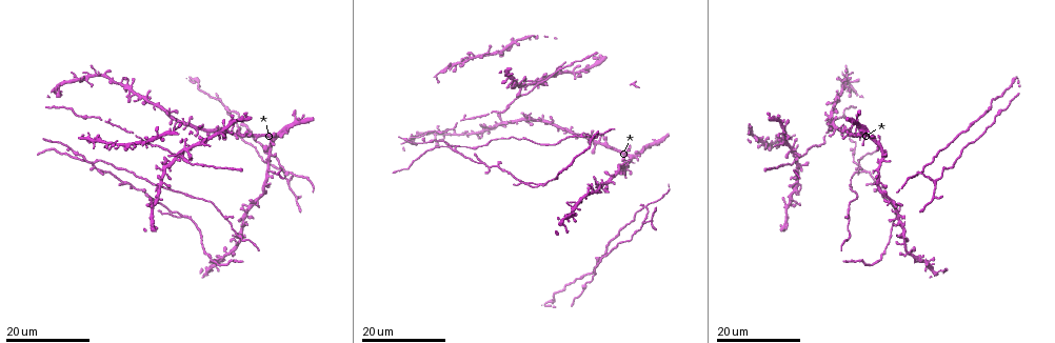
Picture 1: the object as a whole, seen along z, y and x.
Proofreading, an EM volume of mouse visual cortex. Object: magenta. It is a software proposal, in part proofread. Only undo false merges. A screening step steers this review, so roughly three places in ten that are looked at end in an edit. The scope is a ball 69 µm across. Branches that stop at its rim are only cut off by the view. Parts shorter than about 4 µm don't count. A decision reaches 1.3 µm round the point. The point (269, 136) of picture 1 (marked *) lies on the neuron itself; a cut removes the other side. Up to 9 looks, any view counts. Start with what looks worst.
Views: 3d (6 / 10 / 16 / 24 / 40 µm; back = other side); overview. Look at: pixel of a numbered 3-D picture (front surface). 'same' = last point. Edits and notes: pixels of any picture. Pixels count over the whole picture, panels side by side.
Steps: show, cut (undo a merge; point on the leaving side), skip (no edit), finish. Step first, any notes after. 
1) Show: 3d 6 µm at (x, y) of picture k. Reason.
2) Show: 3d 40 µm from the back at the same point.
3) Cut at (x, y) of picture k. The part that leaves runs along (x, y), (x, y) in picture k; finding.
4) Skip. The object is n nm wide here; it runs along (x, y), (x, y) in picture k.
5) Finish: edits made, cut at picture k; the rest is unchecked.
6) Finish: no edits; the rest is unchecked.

Show: 3d 24 µm at (92, 164) of picture 1. Four or more arms meet.

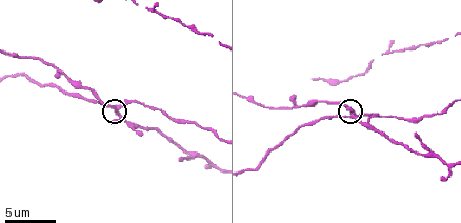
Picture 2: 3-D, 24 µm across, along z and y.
Show: 3d 6 µm at (350, 114) of picture 2.

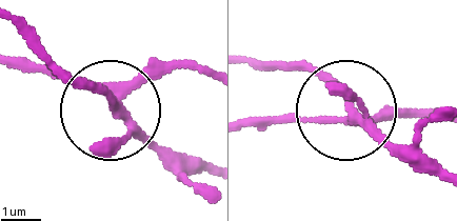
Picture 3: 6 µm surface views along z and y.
Skip. The object is 230 nm wide here; all the same neuron.

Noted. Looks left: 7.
Show: 3d 16 µm at (290, 172) of picture 1. Four or more arms meet.

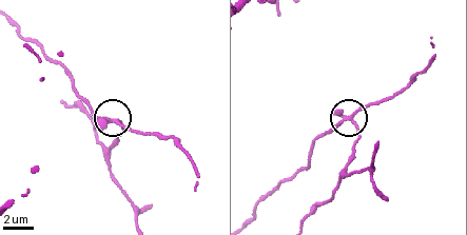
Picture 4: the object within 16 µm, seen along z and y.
Show: 3d 6 µm at (349, 118) of picture 4.

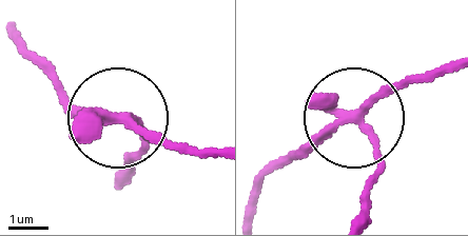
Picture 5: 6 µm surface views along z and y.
Cut at (70, 102) of picture 5. The part that leaves runs along (345, 117), (268, 174), (254, 214) in picture 5; two neurons meet here.

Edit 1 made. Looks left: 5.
Show: 3d 16 µm at (936, 181) of picture 1.

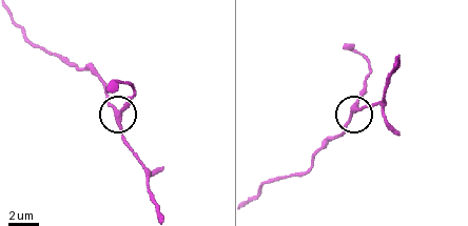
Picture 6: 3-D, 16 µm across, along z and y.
Show: 3d 6 µm at (115, 119) of picture 6.

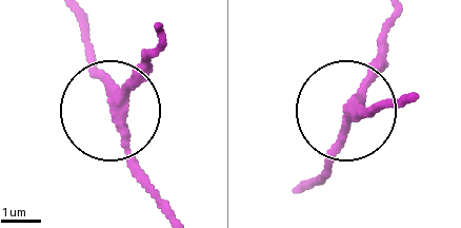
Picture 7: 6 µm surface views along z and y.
Skip. The object is 290 nm wide here; all the same neuron.

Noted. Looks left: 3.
Show: 3d 16 µm at (178, 154) of picture 1. Looks like a crossing.

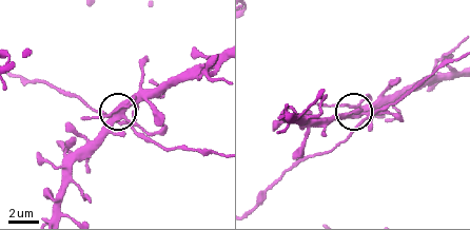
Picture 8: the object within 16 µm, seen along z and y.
Show: 3d 10 µm at the same point.

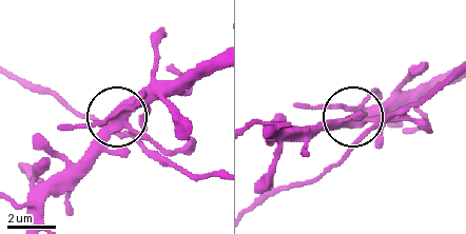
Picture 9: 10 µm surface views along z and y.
Skip. The side arm is 23 µm long; it runs along (17, 76), (119, 133), (125, 129), (123, 118), (159, 88) in picture 9; all the same neuron.

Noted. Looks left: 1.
Finish: edits made, cut at picture 5; the rest is unchecked.

